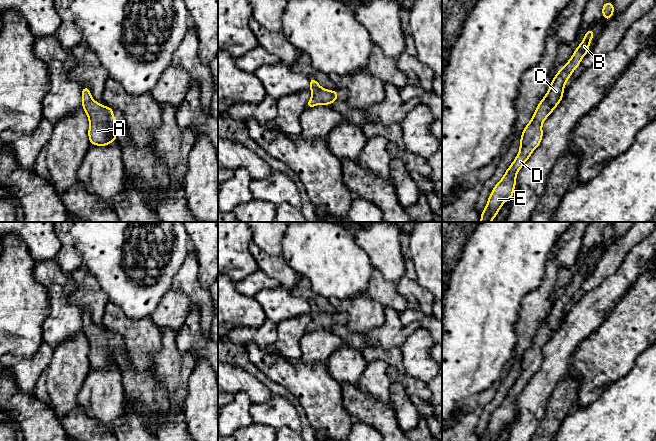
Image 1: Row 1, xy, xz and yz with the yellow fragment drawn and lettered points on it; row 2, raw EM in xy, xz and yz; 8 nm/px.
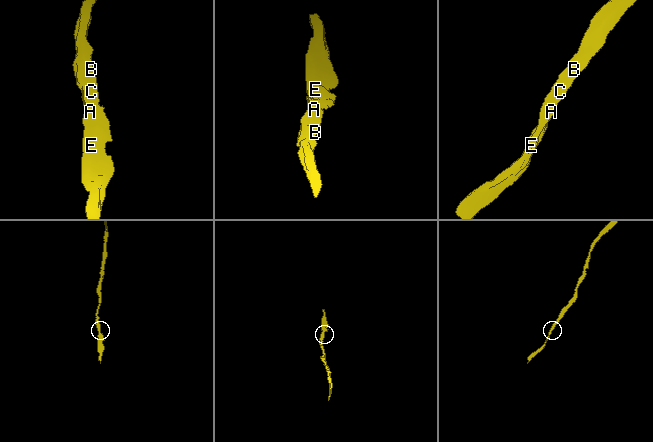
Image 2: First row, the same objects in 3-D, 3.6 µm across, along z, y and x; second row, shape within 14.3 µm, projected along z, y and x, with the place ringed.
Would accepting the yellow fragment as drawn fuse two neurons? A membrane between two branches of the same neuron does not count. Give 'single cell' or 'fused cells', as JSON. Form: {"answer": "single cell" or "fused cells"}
{"answer": "single cell"}

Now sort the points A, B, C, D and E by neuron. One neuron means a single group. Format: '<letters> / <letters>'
A B C D E

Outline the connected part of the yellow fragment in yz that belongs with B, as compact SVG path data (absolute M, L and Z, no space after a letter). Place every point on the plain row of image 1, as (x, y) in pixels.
M592 253L587 254L583 265L575 273L572 281L567 285L553 302L551 309L539 326L532 343L524 352L520 363L520 374L516 382L506 394L502 403L495 409L487 429L481 441L496 441L501 430L508 424L512 423L516 409L516 400L524 387L529 383L532 376L539 370L543 361L543 346L557 329L561 326L564 317L564 310L573 295L579 290L582 282L588 277L590 265L594 261Z

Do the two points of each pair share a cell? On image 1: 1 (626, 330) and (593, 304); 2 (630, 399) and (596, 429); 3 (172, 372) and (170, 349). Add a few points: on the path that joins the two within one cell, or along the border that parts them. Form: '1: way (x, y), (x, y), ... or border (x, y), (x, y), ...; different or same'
1: border (622, 296), (606, 318), (592, 332); different
2: way (622, 407), (604, 425); same
3: way (171, 366), (170, 355); same

